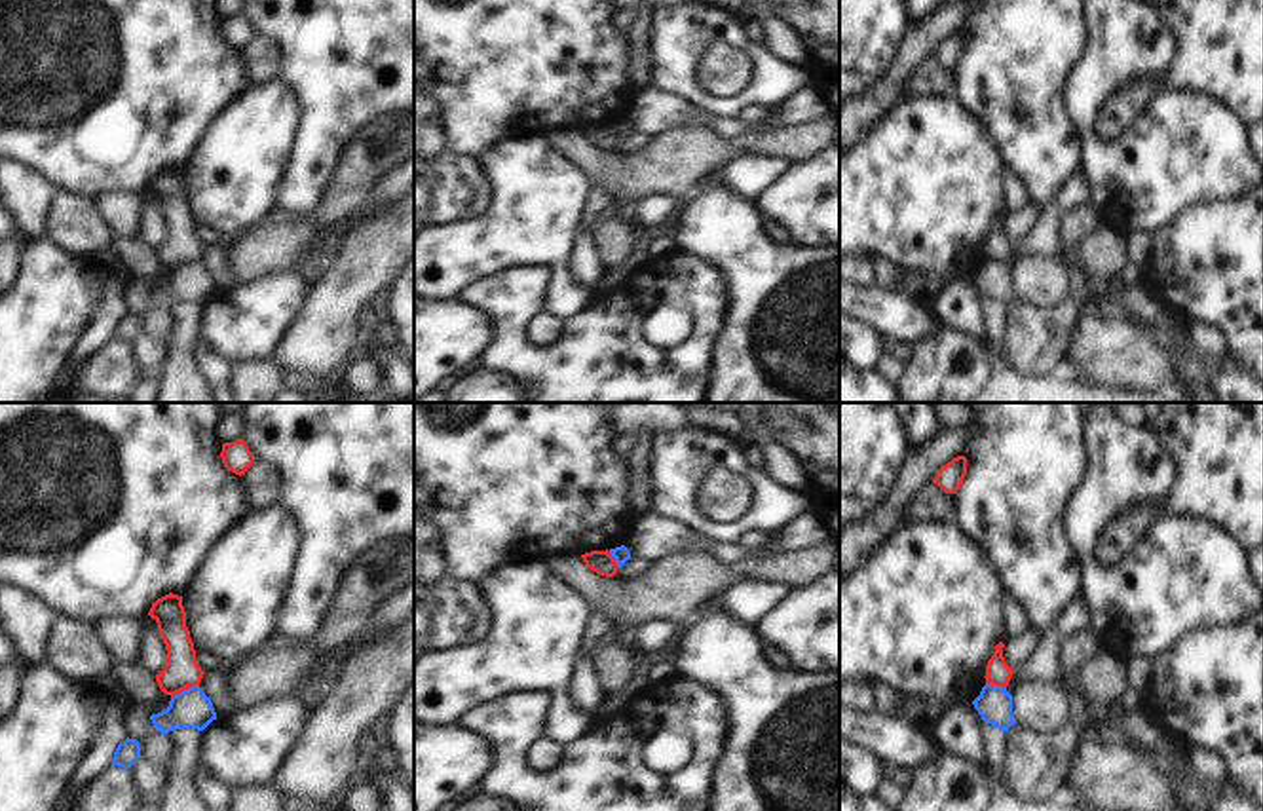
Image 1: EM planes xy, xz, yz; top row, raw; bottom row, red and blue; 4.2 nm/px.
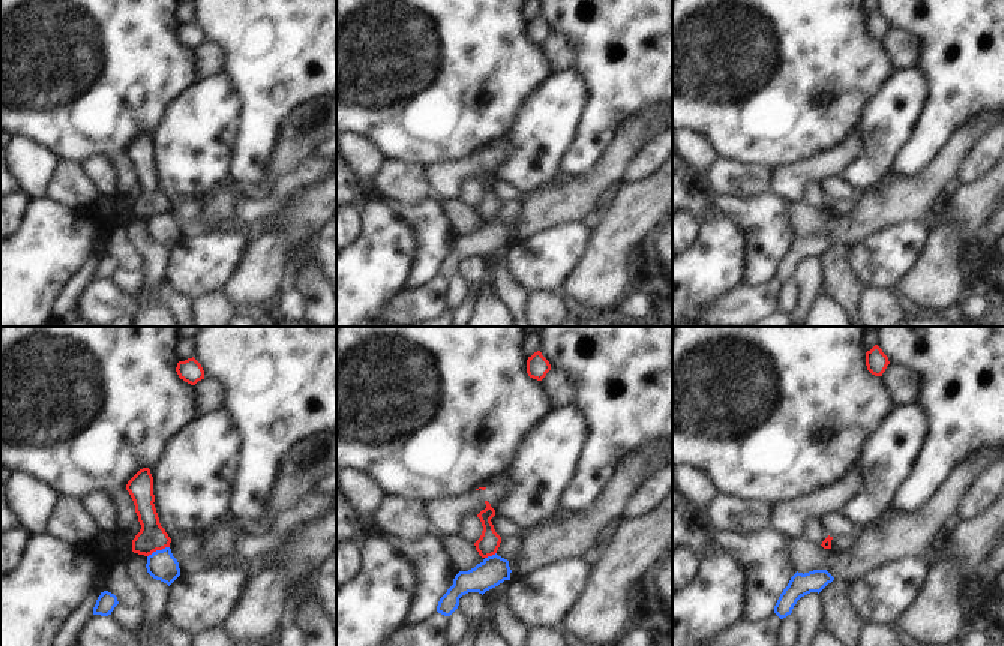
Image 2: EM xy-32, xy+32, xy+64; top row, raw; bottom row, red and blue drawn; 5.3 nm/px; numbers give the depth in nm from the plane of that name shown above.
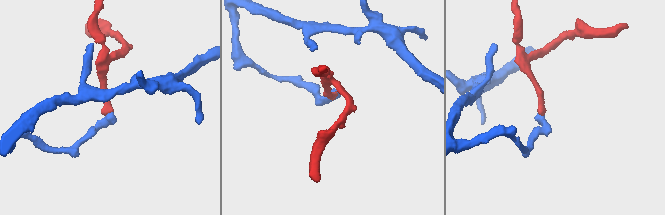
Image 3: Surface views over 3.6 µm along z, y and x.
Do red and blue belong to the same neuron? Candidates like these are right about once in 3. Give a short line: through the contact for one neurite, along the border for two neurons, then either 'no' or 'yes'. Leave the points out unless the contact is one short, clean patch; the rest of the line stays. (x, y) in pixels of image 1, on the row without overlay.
line xy (198, 259), (171, 272); no

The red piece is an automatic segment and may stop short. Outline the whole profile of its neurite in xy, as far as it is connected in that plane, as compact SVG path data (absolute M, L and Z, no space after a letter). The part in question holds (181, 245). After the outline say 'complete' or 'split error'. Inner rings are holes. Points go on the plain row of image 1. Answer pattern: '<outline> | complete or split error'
M169 167L158 173L148 190L158 198L167 224L167 239L156 249L160 264L173 272L192 260L199 260L205 247L196 236L182 171Z | complete

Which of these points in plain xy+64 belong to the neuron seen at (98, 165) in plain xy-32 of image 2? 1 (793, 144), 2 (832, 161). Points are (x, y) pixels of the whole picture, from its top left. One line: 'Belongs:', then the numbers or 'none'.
Belongs: 2

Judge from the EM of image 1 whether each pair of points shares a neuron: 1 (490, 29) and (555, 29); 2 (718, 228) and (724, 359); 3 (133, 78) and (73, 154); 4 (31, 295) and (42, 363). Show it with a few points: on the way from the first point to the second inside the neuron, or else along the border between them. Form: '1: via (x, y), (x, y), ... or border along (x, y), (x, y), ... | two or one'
1: via (506, 29), (540, 29) | one
2: via (743, 261), (743, 327) | one
3: via (118, 97), (88, 128), (86, 135) | one
4: via (33, 312), (33, 346) | one

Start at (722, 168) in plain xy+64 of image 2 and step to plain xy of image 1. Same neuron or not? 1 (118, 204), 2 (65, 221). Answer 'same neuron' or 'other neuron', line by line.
1: other neuron
2: same neuron

